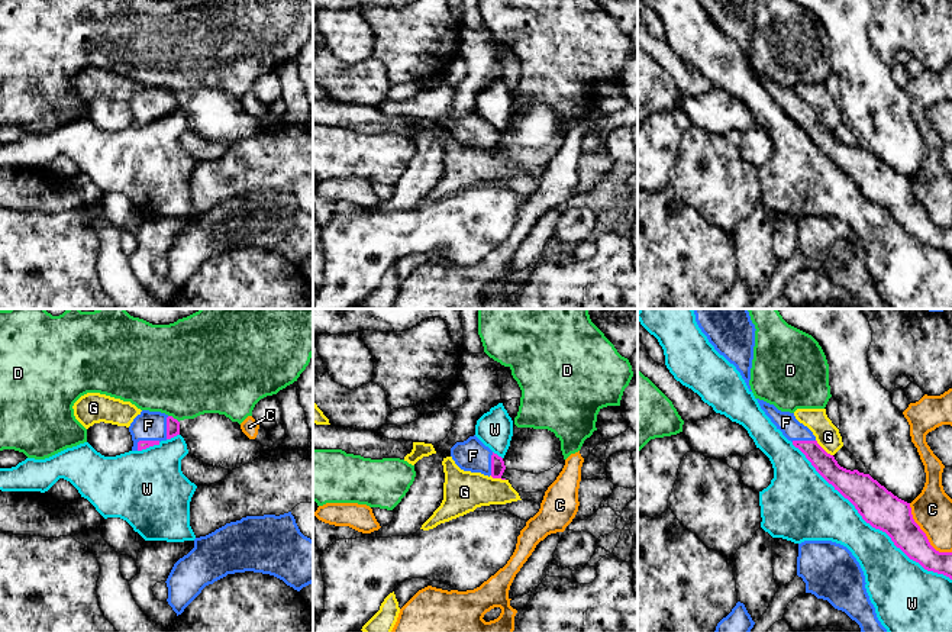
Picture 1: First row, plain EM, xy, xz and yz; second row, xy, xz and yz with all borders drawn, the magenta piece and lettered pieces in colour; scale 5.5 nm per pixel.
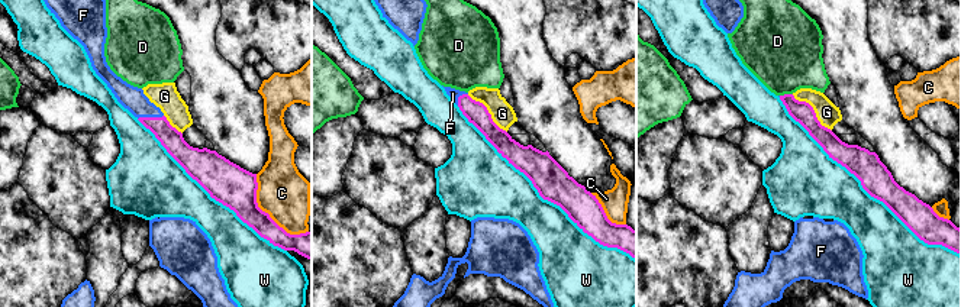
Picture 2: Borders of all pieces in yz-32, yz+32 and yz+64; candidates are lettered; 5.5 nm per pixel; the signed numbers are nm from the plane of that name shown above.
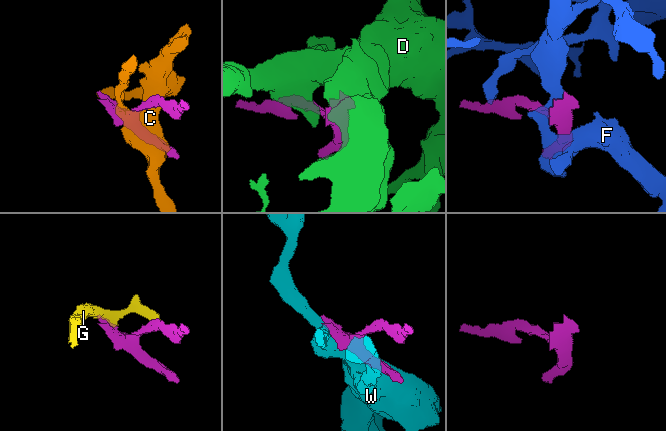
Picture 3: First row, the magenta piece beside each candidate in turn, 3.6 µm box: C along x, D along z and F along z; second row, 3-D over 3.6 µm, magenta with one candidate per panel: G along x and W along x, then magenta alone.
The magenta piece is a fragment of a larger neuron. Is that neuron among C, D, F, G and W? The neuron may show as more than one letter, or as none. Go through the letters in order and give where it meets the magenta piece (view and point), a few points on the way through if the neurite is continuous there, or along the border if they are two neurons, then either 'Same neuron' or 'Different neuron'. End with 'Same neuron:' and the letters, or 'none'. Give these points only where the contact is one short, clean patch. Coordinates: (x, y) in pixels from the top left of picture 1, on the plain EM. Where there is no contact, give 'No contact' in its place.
C: Touches magenta at yz (925, 209). Different neuron
D: Touches magenta at xy (173, 93). Boundary: xy (168, 90), (178, 97). Different neuron
F: Touches magenta at xy (145, 116). Same neuron
G: Touches magenta at yz (822, 123). Different neuron
W: Touches magenta at yz (870, 199). Different neuron
Same neuron: F

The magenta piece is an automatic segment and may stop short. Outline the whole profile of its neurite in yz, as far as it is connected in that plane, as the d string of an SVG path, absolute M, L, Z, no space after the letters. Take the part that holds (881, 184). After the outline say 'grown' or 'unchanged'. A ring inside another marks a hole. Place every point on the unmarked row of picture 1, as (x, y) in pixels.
M756 75L777 104L806 130L835 165L855 181L867 199L885 207L897 223L924 245L952 255L952 228L939 228L930 220L926 209L913 194L910 178L894 171L869 149L840 142L794 88L781 87L774 80Z; grown

